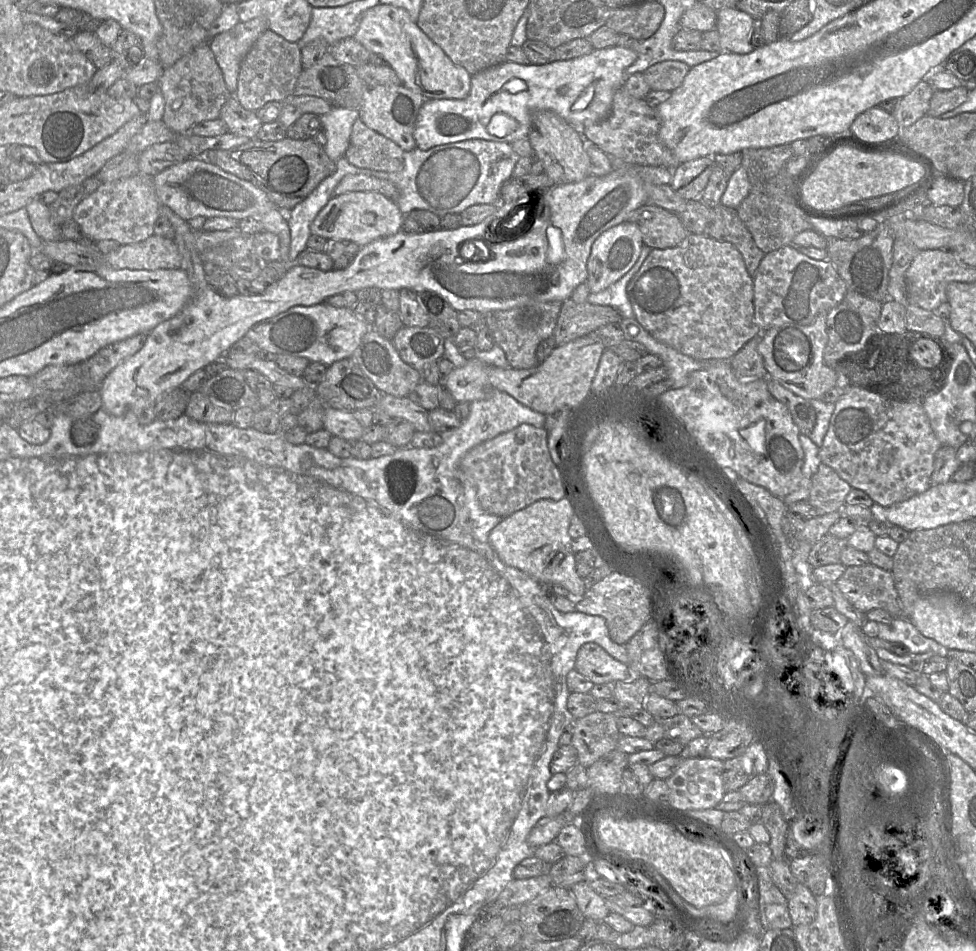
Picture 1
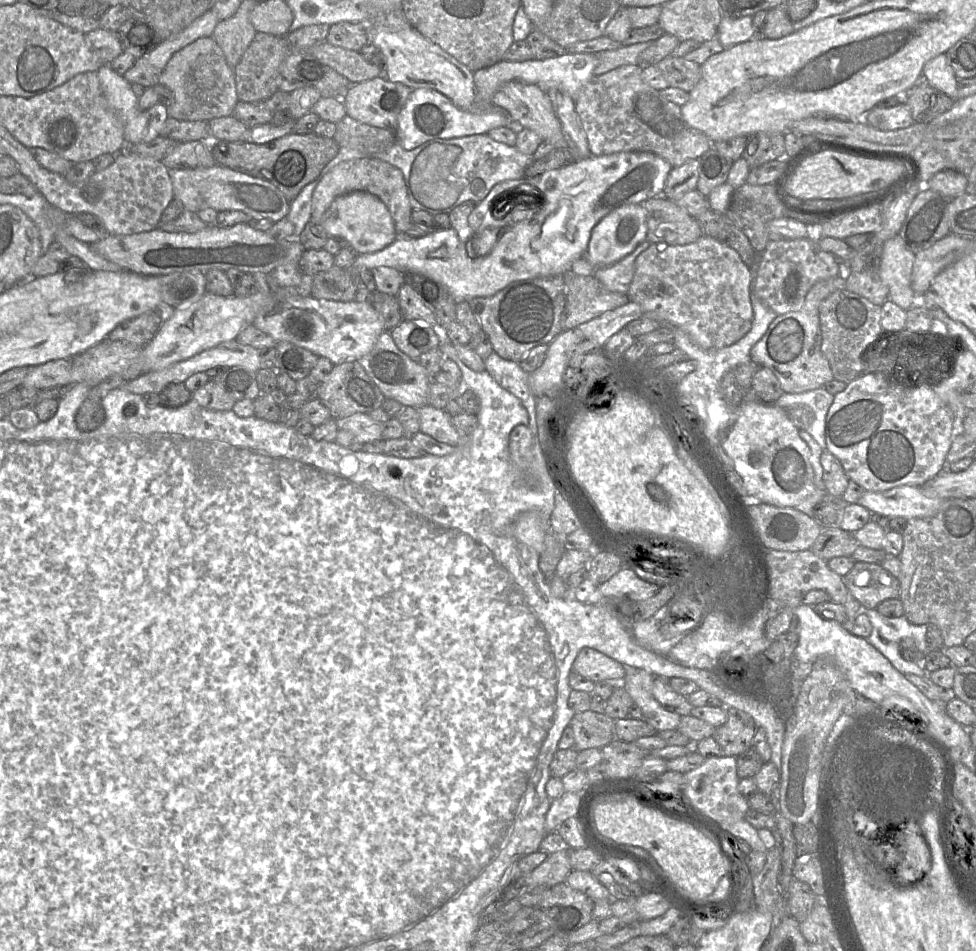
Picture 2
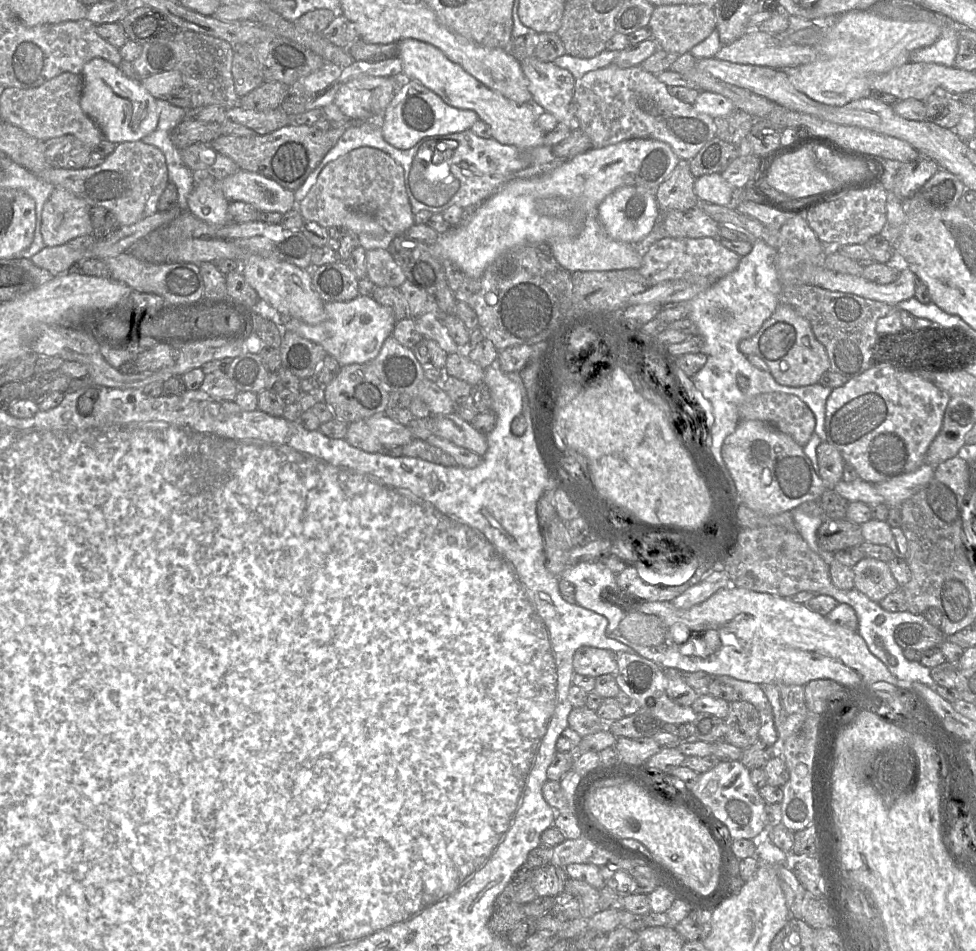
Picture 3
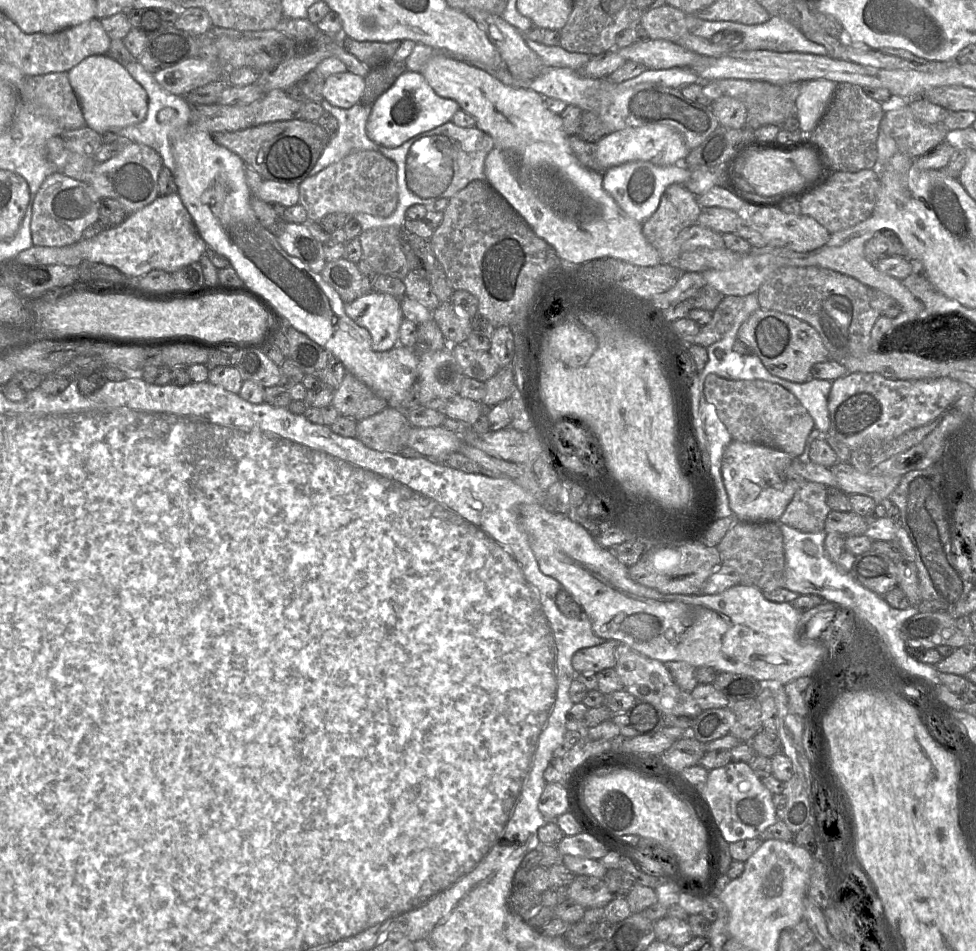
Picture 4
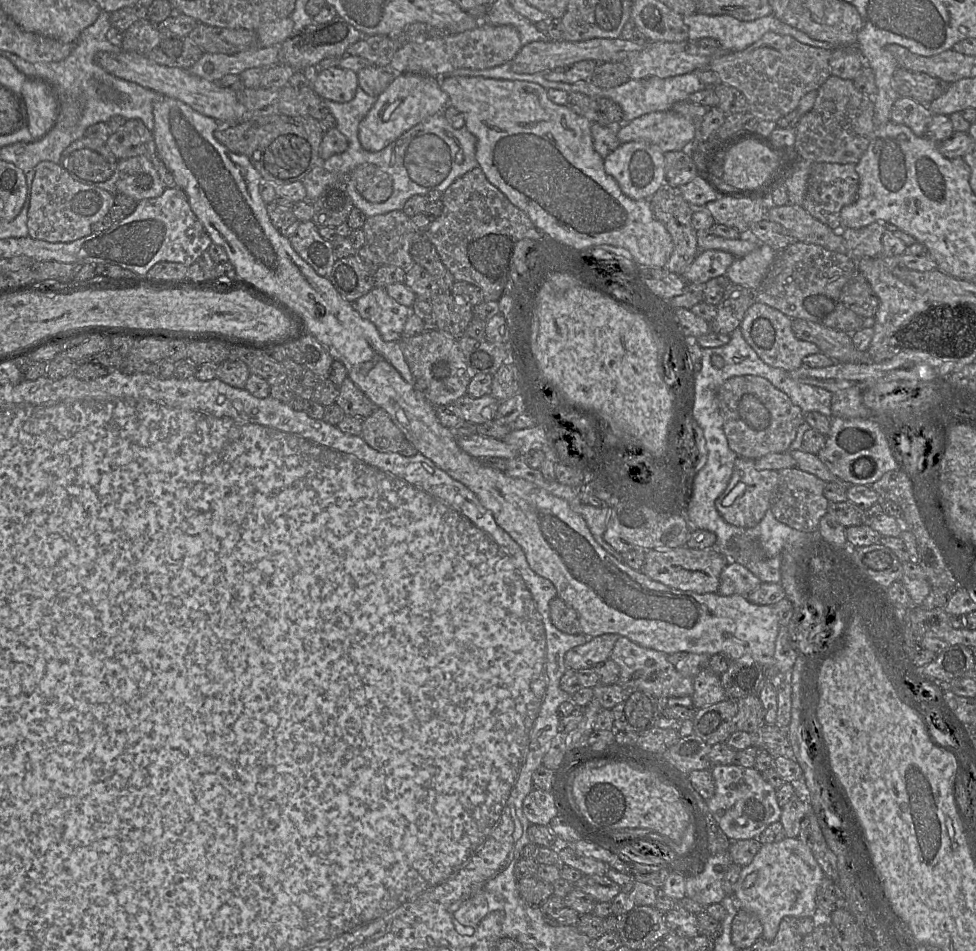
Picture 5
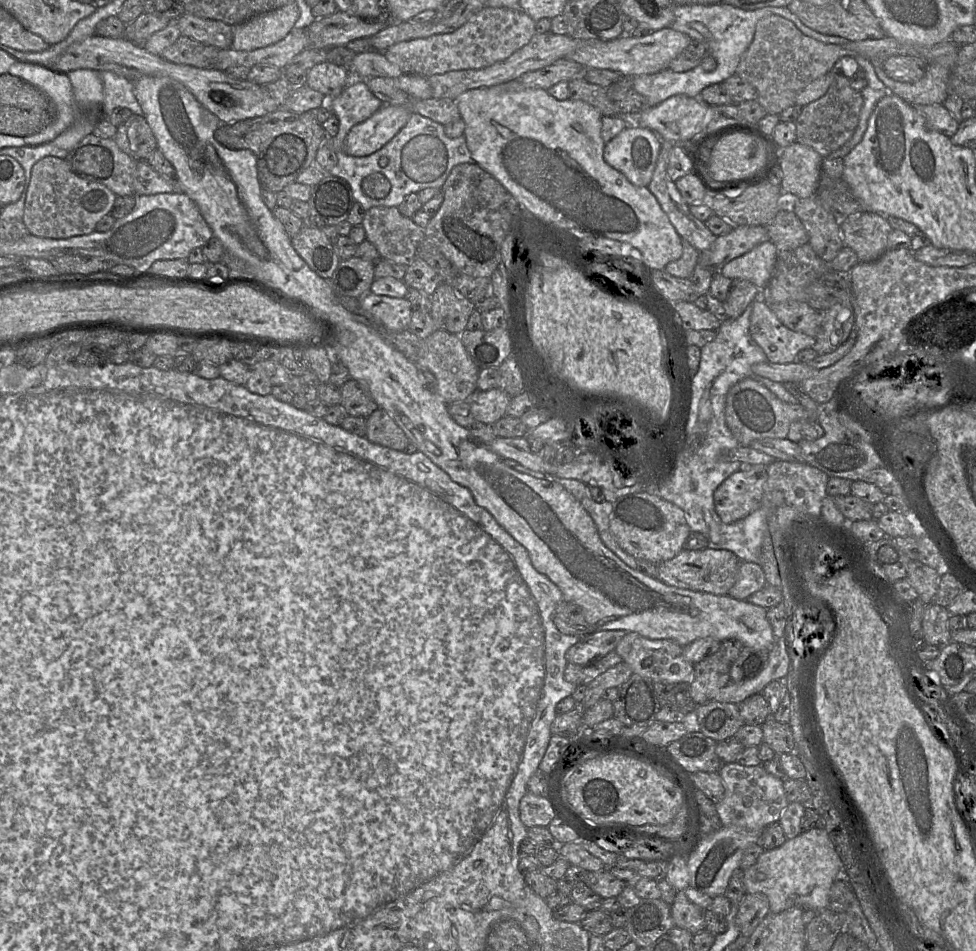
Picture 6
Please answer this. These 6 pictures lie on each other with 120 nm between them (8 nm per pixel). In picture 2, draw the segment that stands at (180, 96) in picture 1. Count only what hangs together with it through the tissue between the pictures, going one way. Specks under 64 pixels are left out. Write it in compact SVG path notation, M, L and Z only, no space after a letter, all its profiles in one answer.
M212 36L195 40L172 55L159 83L172 92L168 116L182 121L210 121L231 116L239 102L235 71Z

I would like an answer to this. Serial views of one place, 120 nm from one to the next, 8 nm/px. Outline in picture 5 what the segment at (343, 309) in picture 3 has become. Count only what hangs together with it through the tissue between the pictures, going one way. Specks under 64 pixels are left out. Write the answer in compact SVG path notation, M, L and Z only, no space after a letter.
M374 287L353 305L361 317L376 326L383 340L399 341L403 337L411 308L399 304L388 295L385 288Z

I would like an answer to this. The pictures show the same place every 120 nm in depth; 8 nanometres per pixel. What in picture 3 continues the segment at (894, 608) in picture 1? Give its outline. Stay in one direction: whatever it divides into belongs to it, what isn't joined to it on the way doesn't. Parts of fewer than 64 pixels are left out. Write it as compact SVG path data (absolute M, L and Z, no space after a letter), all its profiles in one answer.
M864 557L854 567L854 588L879 603L899 588L889 566L881 560Z

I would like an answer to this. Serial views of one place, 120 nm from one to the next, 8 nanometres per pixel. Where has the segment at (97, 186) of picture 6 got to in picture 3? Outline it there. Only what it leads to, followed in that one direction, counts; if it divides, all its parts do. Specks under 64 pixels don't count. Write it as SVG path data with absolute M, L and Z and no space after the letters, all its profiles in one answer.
M53 188L41 214L41 235L47 247L68 243L80 236L92 235L90 207L73 193Z

